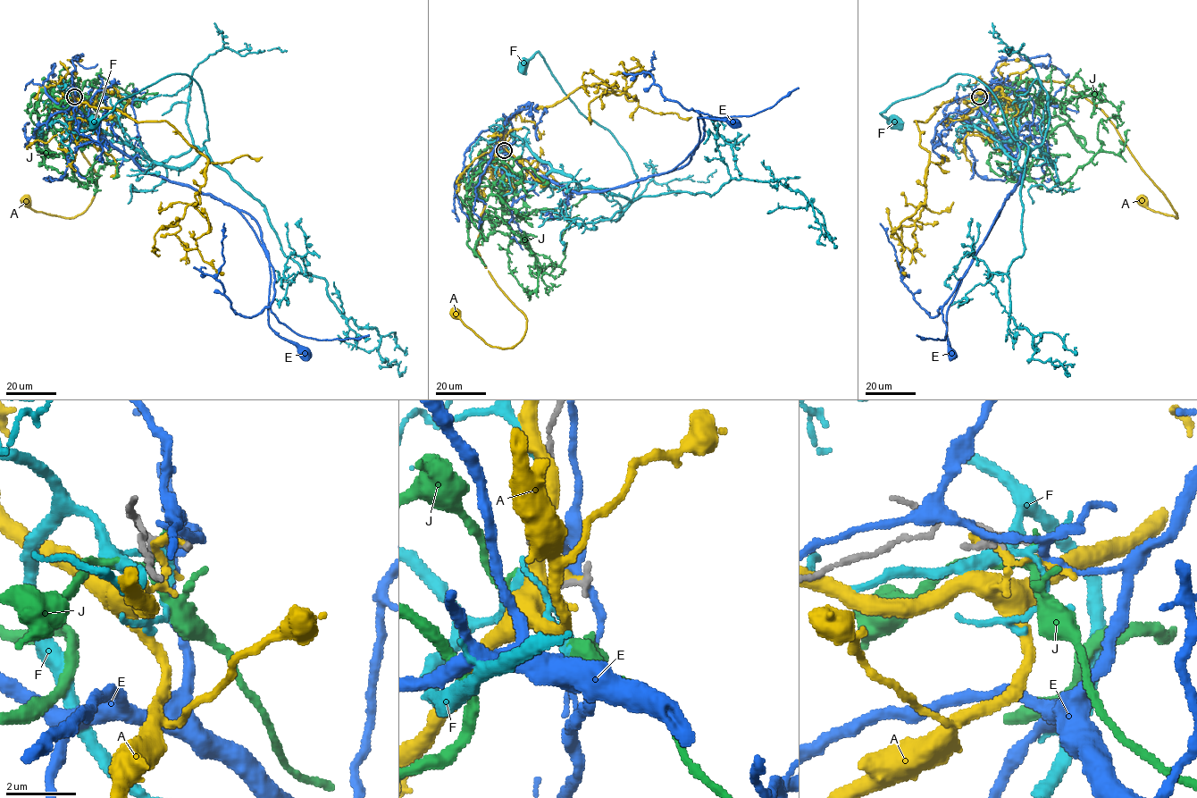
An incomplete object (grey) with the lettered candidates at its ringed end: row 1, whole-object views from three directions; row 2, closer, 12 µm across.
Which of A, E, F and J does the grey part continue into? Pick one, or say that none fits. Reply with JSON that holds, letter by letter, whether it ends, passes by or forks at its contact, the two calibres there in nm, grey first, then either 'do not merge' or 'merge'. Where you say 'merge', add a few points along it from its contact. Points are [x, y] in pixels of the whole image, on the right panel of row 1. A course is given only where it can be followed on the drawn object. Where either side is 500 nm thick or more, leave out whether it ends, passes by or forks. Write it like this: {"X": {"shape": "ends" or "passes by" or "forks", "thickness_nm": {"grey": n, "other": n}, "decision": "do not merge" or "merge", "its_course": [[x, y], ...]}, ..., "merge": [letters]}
{"A": {"shape": "forks", "thickness_nm": {"grey": 120, "other": 110}, "decision": "do not merge"}, "E": {"shape": "passes by", "thickness_nm": {"grey": 120, "other": 180}, "decision": "merge", "its_course": [[979, 96], [985, 99], [983, 112], [1003, 138], [1021, 174], [949, 308], [947, 336], [951, 355]]}, "F": {"shape": "forks", "thickness_nm": {"grey": 120, "other": 150}, "decision": "do not merge"}, "J": {"shape": "passes by", "thickness_nm": {"grey": 120, "other": 180}, "decision": "do not merge"}, "merge": ["E"]}

